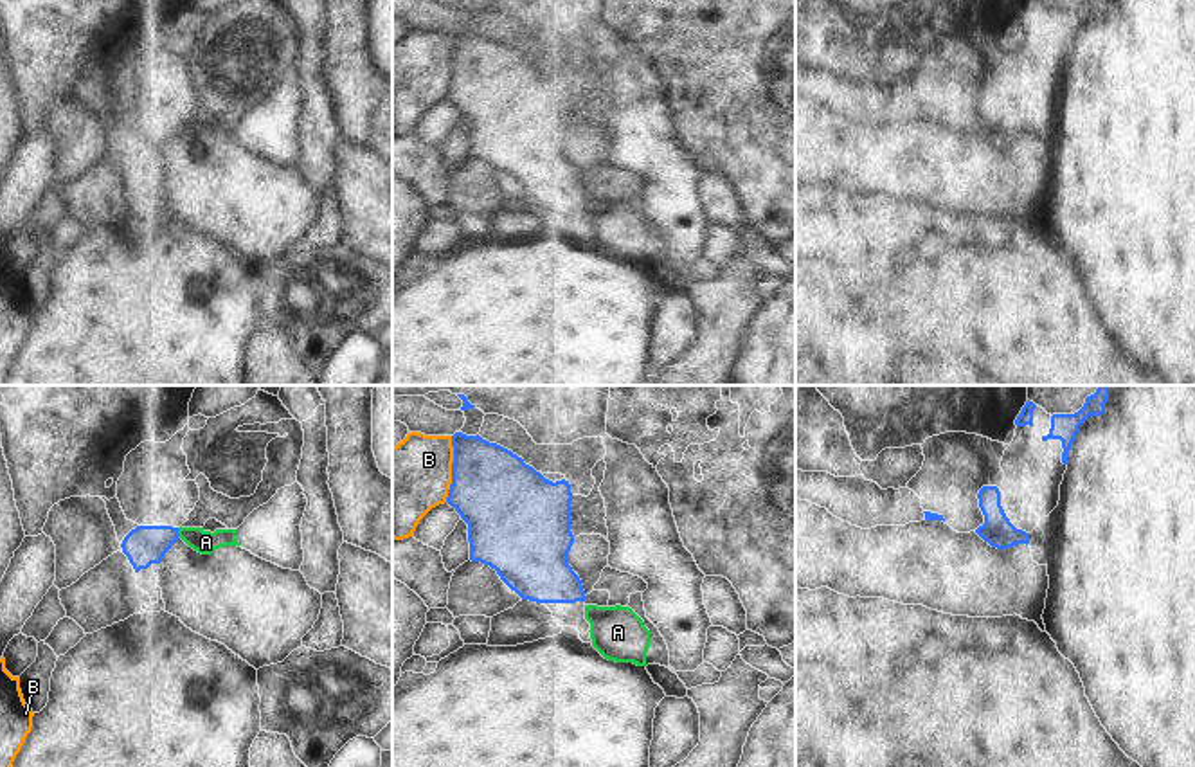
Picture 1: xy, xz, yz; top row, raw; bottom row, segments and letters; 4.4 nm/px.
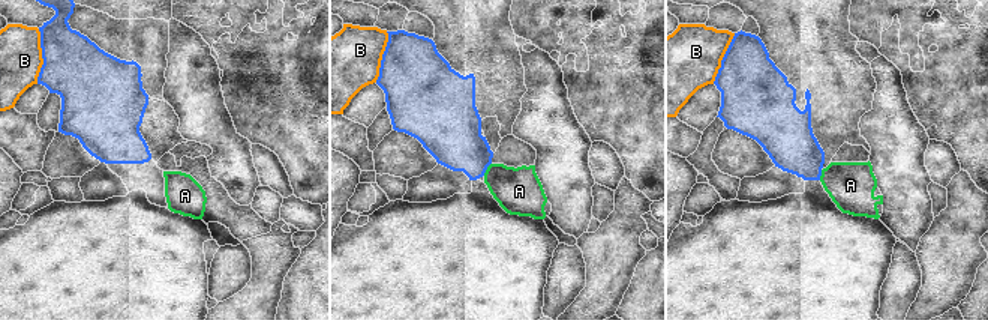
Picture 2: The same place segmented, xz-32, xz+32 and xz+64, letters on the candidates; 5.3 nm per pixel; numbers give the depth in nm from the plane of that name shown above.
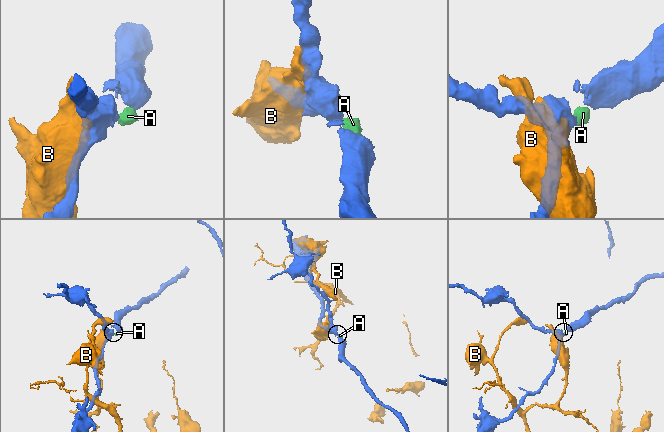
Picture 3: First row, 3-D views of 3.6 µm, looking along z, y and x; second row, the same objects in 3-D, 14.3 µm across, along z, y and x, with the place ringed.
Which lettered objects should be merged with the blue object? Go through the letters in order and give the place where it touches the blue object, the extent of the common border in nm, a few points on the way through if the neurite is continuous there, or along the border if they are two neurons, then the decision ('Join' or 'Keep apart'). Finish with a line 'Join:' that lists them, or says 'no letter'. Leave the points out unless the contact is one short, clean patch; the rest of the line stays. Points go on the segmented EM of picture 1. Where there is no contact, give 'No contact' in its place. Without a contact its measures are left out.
A: Touches blue at xy (177, 533). Shared border 50 nm. Boundary: xy (177, 528), (179, 537). Keep apart
B: Touches blue at xz (452, 469). Shared border 300 nm. Keep apart
Join: no letter

